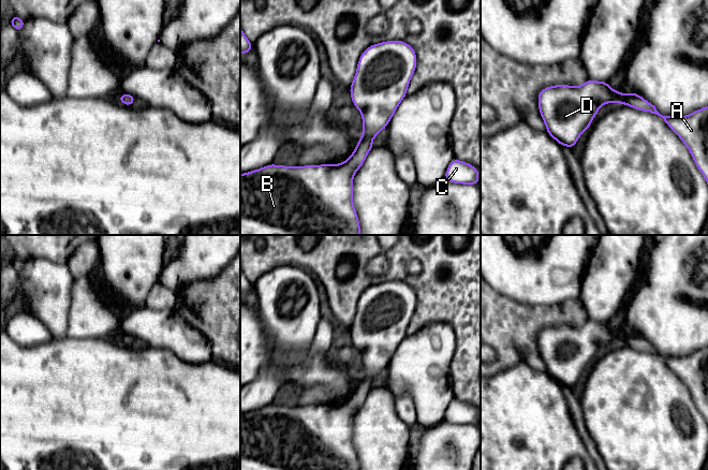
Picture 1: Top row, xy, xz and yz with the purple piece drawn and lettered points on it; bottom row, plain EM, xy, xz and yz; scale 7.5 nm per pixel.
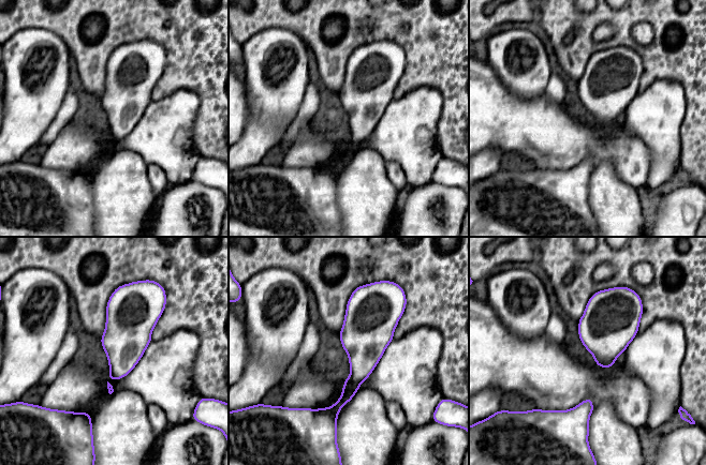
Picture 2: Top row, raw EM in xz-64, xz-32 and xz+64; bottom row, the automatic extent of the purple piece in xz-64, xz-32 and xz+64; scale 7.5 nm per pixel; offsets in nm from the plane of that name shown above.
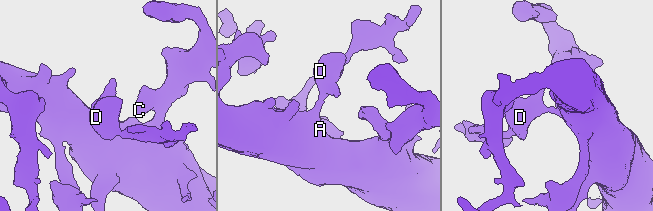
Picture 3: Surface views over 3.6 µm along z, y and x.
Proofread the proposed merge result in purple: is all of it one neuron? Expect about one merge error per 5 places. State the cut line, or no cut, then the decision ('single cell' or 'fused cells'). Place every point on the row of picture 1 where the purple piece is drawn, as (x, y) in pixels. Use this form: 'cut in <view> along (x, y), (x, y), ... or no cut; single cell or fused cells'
no cut; single cell

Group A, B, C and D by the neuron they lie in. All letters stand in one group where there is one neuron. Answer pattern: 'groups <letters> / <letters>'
groups A B C D

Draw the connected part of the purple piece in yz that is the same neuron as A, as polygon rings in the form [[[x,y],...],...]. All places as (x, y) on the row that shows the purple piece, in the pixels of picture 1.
[[[589,78],[578,87],[565,84],[548,86],[537,96],[546,132],[561,146],[572,150],[581,133],[590,128],[600,107],[611,102],[662,117],[690,150],[708,185],[708,106],[682,117],[663,116],[638,93],[623,94],[613,90],[608,82]]]

